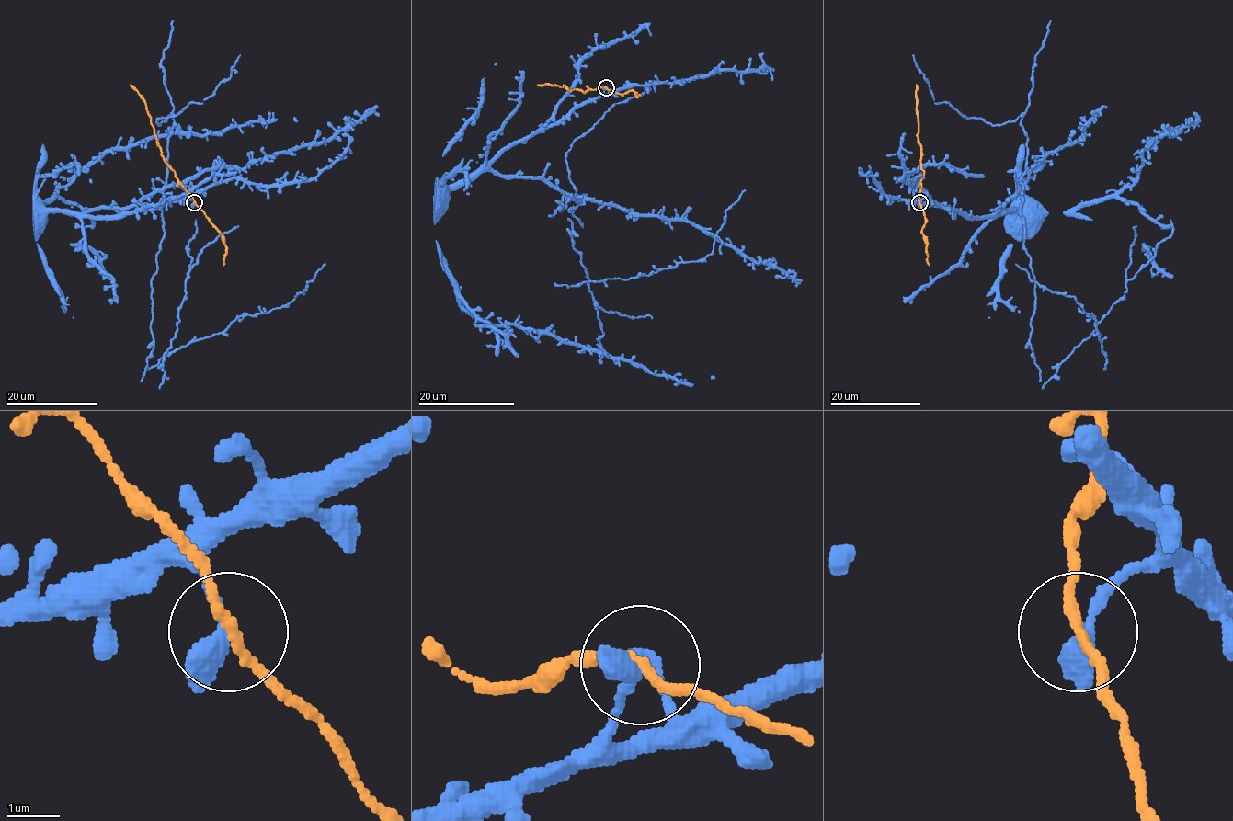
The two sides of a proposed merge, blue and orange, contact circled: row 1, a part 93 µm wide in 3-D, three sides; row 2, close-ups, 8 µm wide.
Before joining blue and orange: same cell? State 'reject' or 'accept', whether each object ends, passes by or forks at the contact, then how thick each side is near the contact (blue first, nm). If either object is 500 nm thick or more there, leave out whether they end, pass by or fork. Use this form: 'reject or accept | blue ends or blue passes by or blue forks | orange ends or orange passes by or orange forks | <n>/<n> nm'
accept | blue passes by | orange passes by | 320/180 nm

